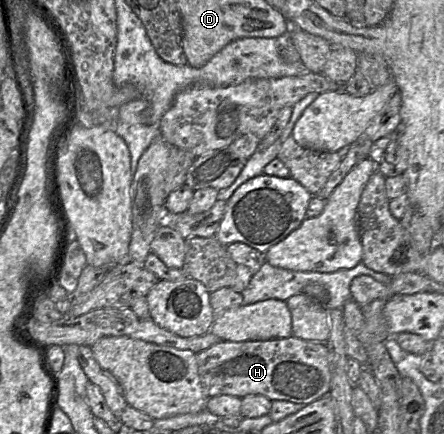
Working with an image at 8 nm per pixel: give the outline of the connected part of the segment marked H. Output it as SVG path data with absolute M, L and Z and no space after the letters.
M293 336L265 341L220 341L197 353L198 375L207 398L260 394L273 400L309 405L328 396L331 387L329 353L325 343Z

